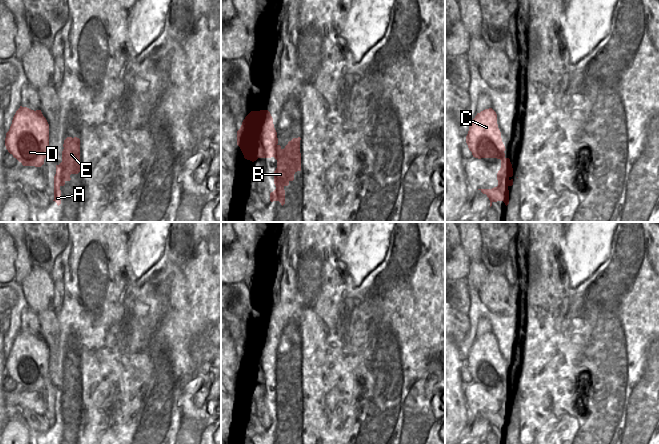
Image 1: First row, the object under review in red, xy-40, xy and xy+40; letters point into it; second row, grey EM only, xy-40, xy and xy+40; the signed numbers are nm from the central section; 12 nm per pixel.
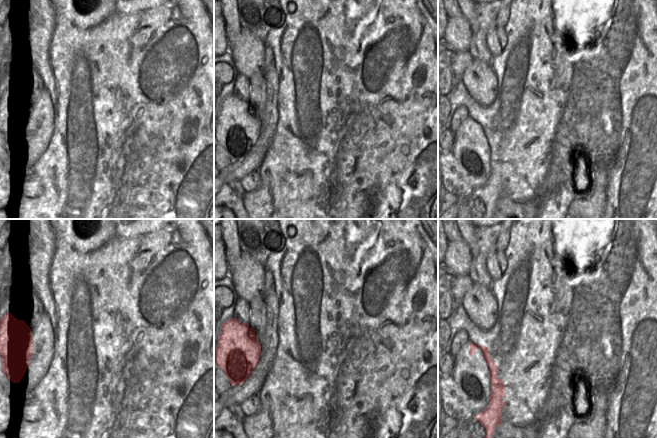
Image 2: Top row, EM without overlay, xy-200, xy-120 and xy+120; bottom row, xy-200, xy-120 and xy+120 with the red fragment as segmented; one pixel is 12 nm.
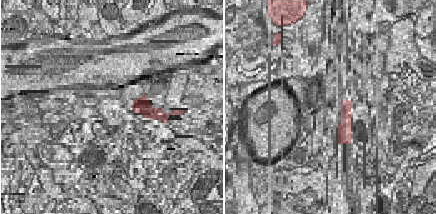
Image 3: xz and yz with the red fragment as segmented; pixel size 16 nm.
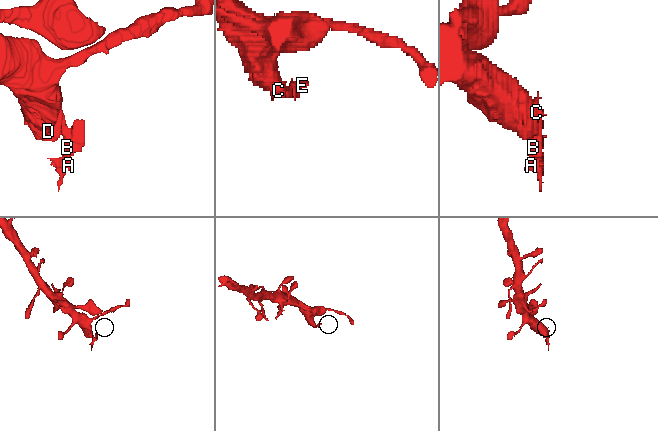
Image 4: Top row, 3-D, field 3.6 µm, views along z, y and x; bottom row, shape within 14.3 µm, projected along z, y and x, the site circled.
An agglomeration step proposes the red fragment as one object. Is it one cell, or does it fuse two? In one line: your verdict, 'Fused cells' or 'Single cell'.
Fused cells.

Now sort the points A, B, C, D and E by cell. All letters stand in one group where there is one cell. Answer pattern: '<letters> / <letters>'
A B E / C D

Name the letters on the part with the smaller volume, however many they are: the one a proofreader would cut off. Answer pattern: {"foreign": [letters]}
{"foreign": ["A", "B", "E"]}

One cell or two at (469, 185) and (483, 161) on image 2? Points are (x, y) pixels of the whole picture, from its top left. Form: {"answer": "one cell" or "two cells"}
{"answer": "one cell"}

